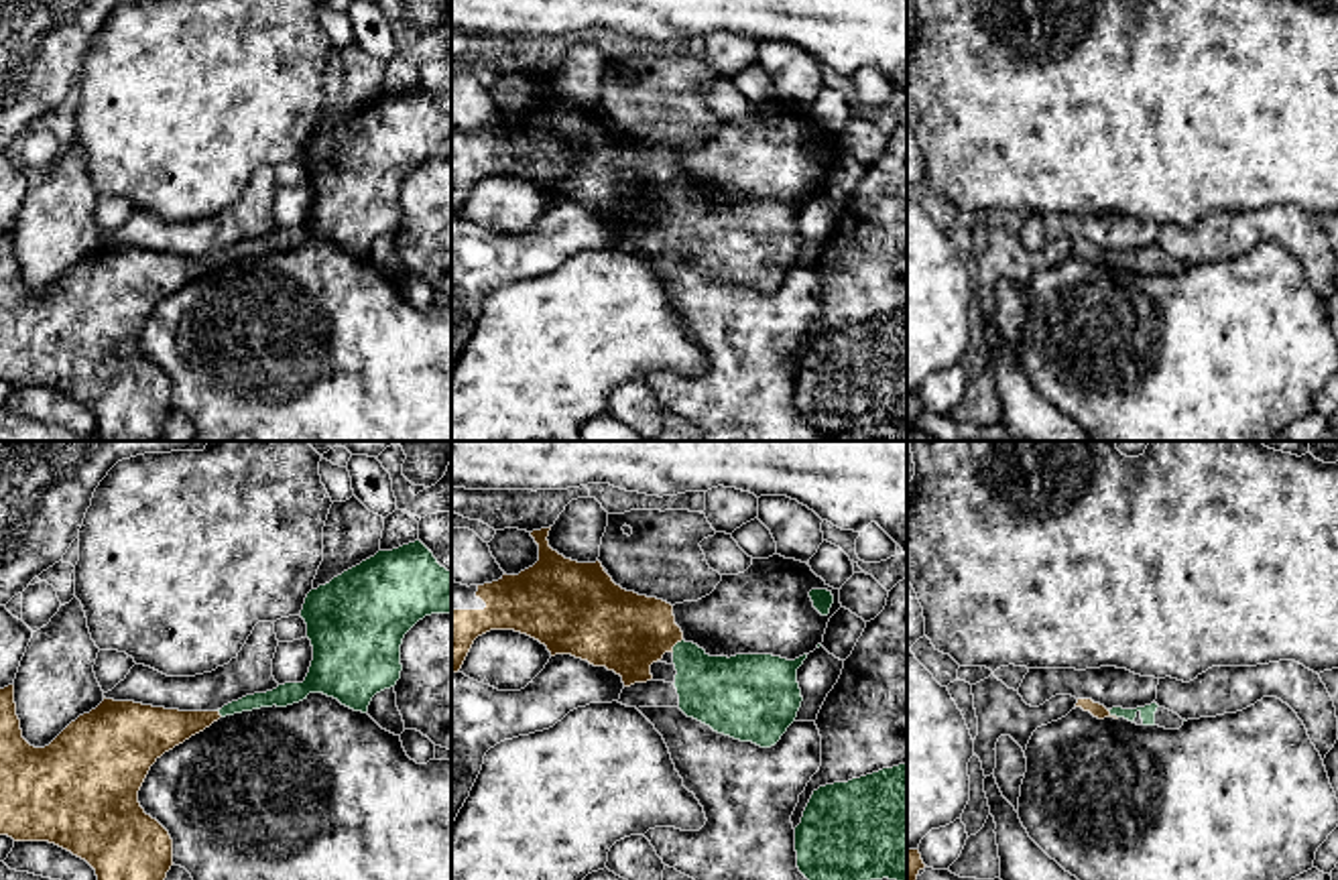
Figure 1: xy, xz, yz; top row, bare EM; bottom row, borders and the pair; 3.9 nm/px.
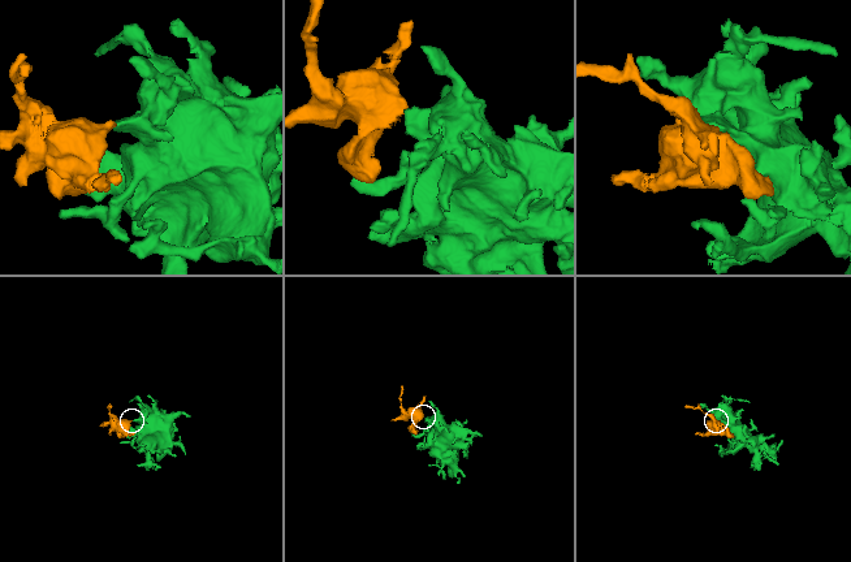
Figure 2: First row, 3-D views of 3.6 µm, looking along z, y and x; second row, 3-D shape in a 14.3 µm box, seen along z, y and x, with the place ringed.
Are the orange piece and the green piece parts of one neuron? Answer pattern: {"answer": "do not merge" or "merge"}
{"answer": "merge"}

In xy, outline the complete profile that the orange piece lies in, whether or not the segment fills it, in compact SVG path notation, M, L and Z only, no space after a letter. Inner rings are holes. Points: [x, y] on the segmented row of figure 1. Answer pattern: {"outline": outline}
{"outline": "M415 541L378 551L307 593L301 618L307 624L313 661L303 683L246 695L218 711L179 711L104 697L45 748L35 748L22 738L14 685L0 689L0 835L55 843L85 860L98 880L165 880L173 866L173 839L138 803L150 766L220 717L272 705L287 707L309 693L323 693L366 713L372 697L401 679L405 634L431 614L451 614L451 571Z"}

